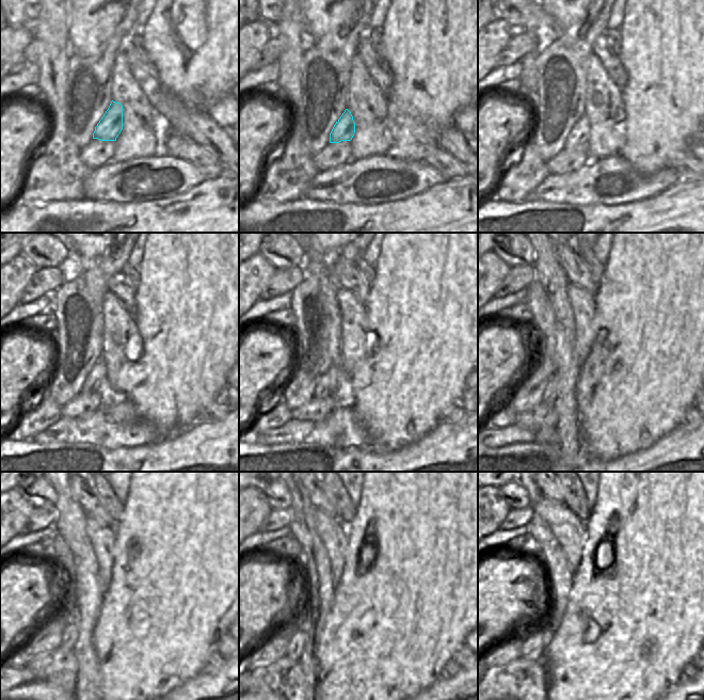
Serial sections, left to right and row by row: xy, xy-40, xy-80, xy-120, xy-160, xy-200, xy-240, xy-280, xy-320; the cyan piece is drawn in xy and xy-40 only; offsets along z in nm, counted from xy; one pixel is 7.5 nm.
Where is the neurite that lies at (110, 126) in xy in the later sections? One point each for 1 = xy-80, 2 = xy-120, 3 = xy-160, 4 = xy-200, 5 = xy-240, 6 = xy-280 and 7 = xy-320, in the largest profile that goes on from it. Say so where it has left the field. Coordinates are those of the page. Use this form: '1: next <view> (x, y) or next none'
1: next xy-80 (577, 139)
2: next xy-120 (97, 381)
3: next xy-160 (335, 383)
4: next xy-200 (550, 394)
5: next xy-240 (70, 633)
6: next xy-280 (297, 643)
7: next xy-320 (533, 650)

